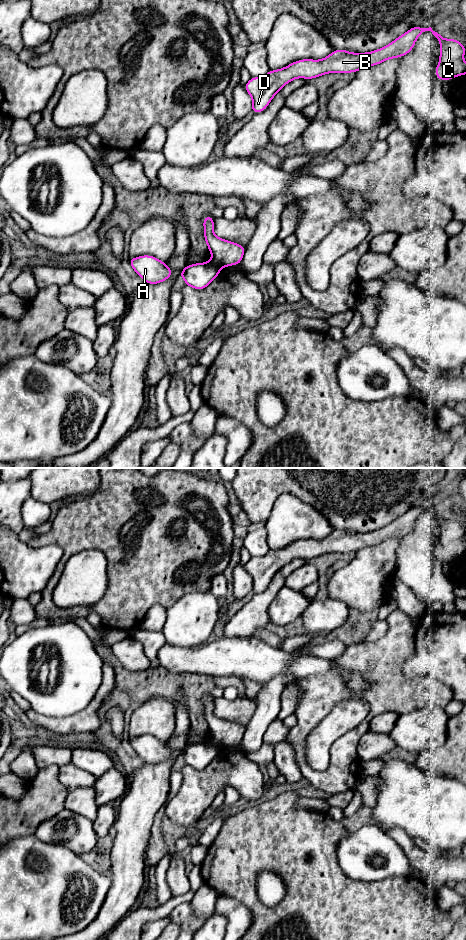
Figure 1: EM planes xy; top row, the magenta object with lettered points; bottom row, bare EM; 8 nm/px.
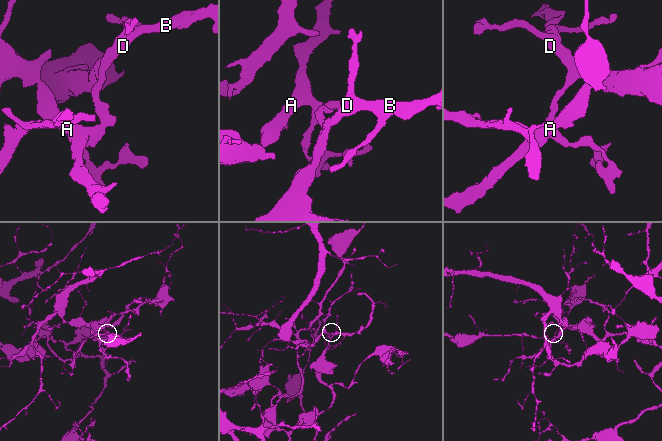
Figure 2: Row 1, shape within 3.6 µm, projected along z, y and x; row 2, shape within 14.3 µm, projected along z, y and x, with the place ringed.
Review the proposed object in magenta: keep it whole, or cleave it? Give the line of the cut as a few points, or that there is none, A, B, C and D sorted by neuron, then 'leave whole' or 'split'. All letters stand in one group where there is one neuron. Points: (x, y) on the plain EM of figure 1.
cut xy (210, 740), (222, 746); groups A / B C D; split

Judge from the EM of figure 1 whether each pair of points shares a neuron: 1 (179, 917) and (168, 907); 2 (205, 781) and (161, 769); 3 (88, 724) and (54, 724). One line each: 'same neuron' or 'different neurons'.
1: different neurons
2: different neurons
3: same neuron

